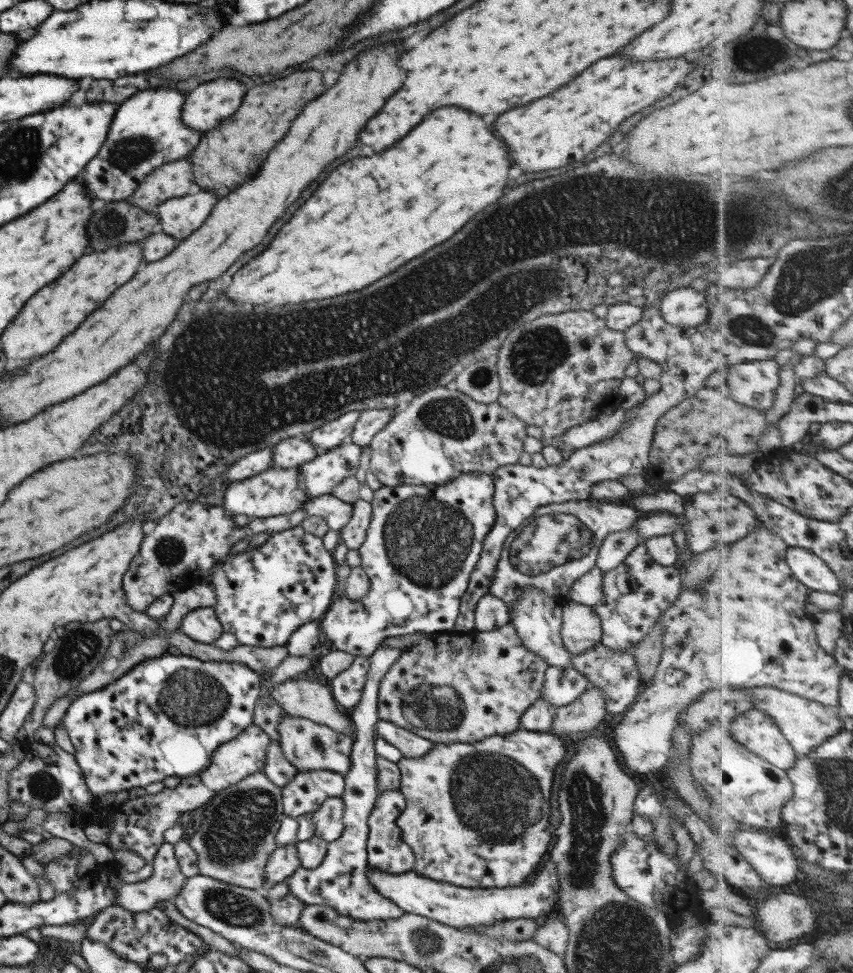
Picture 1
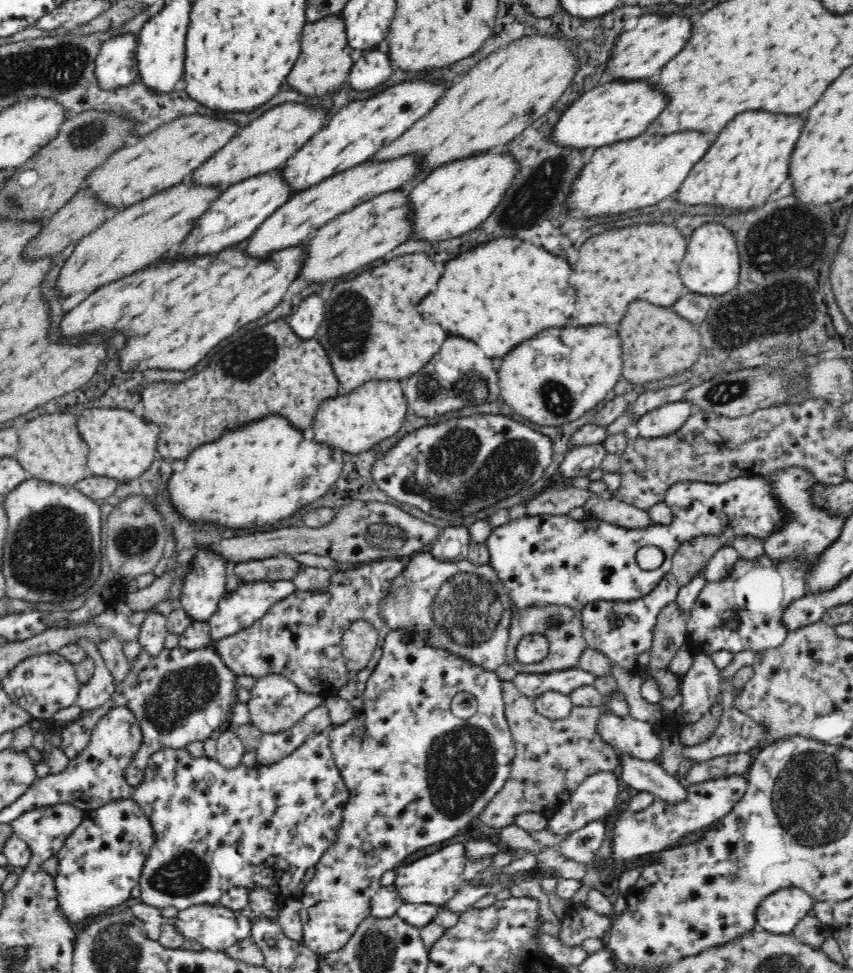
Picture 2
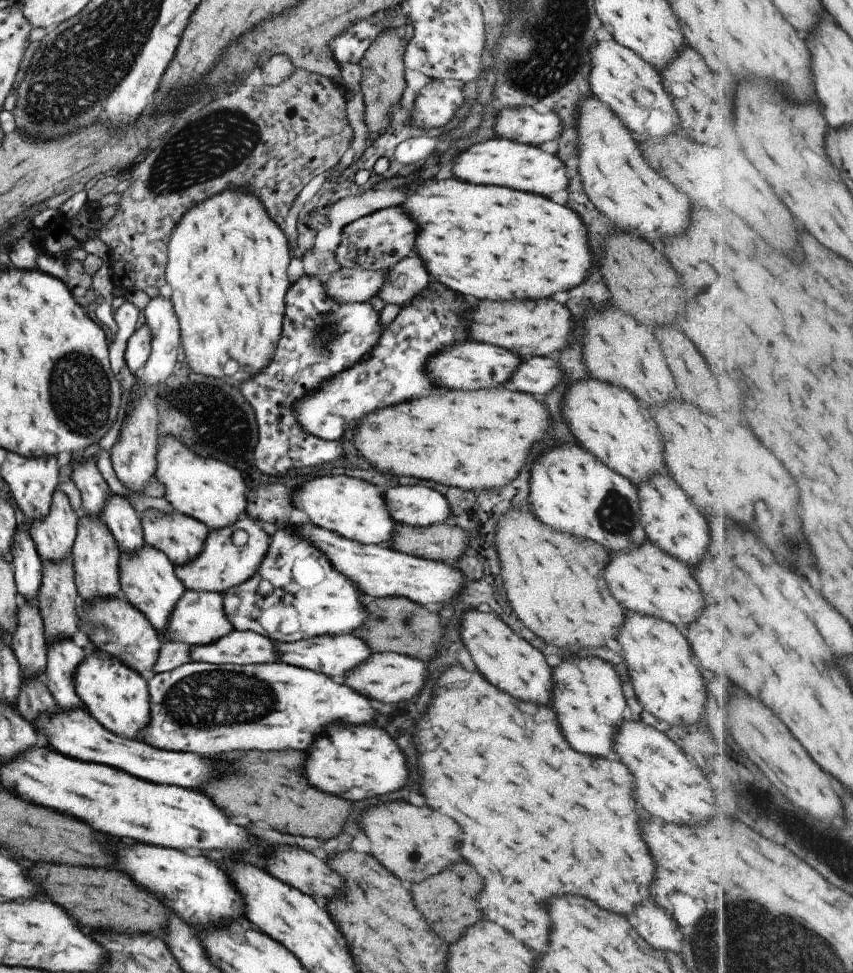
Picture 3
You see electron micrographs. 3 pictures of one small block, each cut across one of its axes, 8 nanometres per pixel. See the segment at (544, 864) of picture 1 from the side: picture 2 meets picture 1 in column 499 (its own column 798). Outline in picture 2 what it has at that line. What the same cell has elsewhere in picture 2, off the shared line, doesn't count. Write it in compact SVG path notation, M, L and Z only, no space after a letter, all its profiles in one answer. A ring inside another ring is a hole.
M784 887L765 896L755 910L756 926L772 934L788 934L804 916L812 913L812 898L804 890Z

